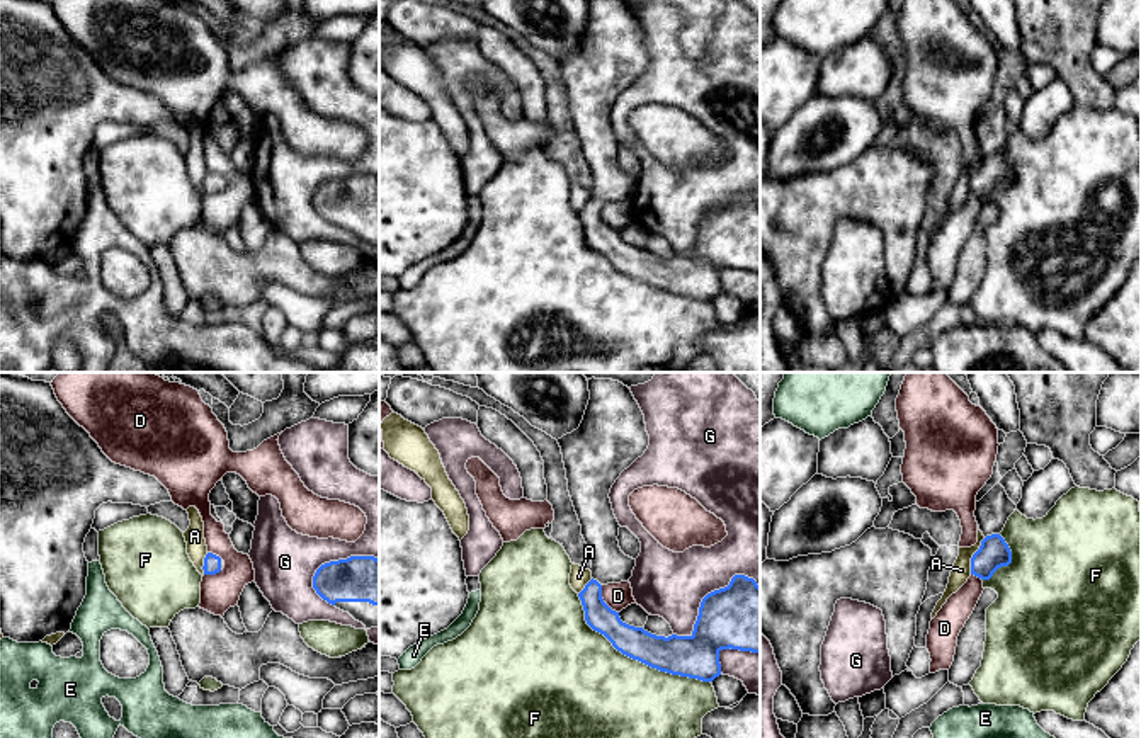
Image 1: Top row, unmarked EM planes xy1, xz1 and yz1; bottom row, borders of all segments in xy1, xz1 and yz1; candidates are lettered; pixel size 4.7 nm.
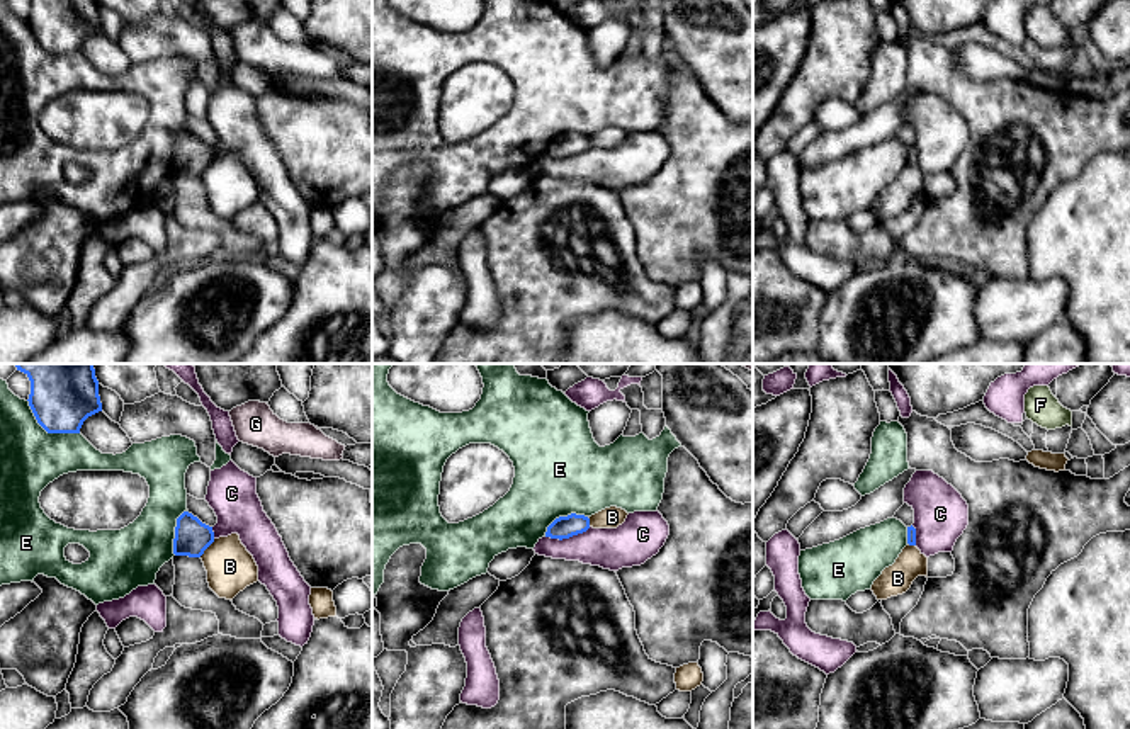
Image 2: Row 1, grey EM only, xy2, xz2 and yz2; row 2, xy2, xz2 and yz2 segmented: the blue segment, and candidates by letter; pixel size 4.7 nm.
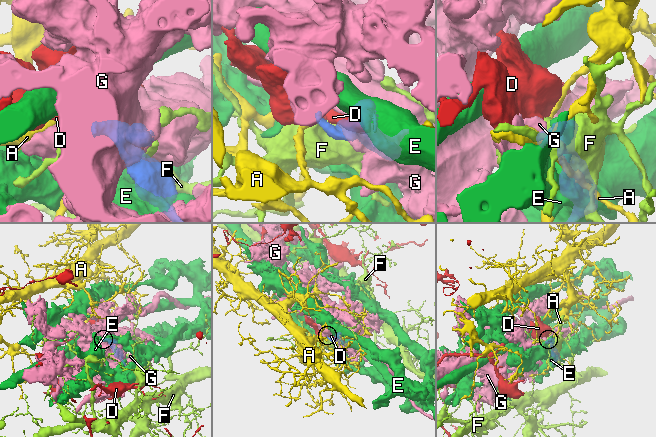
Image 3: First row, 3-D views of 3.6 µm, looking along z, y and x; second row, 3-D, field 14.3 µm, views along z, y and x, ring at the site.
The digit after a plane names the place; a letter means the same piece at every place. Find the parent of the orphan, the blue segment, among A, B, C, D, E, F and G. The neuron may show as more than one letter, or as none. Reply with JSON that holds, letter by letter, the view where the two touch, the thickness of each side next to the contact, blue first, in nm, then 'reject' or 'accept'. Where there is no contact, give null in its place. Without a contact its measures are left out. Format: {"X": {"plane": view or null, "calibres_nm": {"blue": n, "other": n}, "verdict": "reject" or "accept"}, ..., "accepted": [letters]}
{"A": {"plane": "yz1", "calibres_nm": {"blue": 150, "other": 90}, "verdict": "reject"}, "B": {"plane": "xy2", "calibres_nm": {"blue": 170, "other": 220}, "verdict": "reject"}, "C": {"plane": "xz2", "calibres_nm": {"blue": 110, "other": 190}, "verdict": "reject"}, "D": {"plane": "xz1", "calibres_nm": {"blue": 140, "other": 130}, "verdict": "reject"}, "E": {"plane": "xy2", "calibres_nm": {"blue": 260, "other": 280}, "verdict": "reject"}, "F": {"plane": "xz1", "calibres_nm": {"blue": 190, "other": 500}, "verdict": "reject"}, "G": {"plane": "xz1", "calibres_nm": {"blue": 320, "other": 320}, "verdict": "reject"}, "accepted": []}

